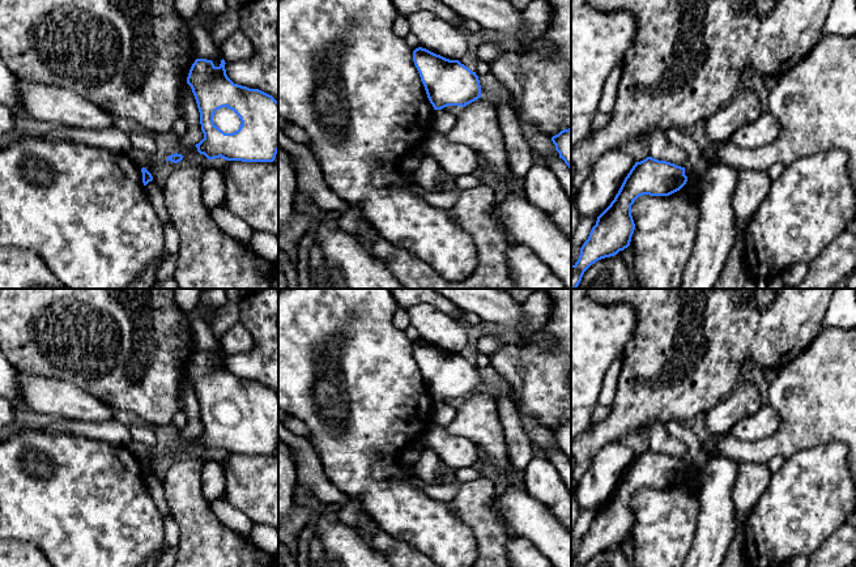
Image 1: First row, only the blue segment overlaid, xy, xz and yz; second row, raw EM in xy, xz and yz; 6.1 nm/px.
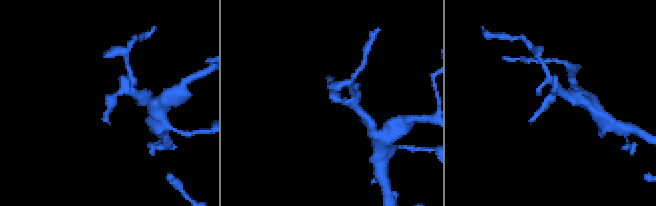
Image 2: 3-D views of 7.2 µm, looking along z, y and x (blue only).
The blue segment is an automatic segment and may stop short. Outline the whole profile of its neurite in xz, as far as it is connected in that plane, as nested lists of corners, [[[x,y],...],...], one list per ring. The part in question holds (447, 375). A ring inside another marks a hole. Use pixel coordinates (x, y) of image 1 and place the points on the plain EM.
[[[418,340],[413,344],[413,354],[434,402],[465,400],[481,391],[478,368],[459,353]]]

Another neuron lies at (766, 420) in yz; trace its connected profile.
[[[763,404],[754,414],[738,421],[729,434],[741,440],[757,442],[771,436],[780,426],[780,414],[772,405]]]

